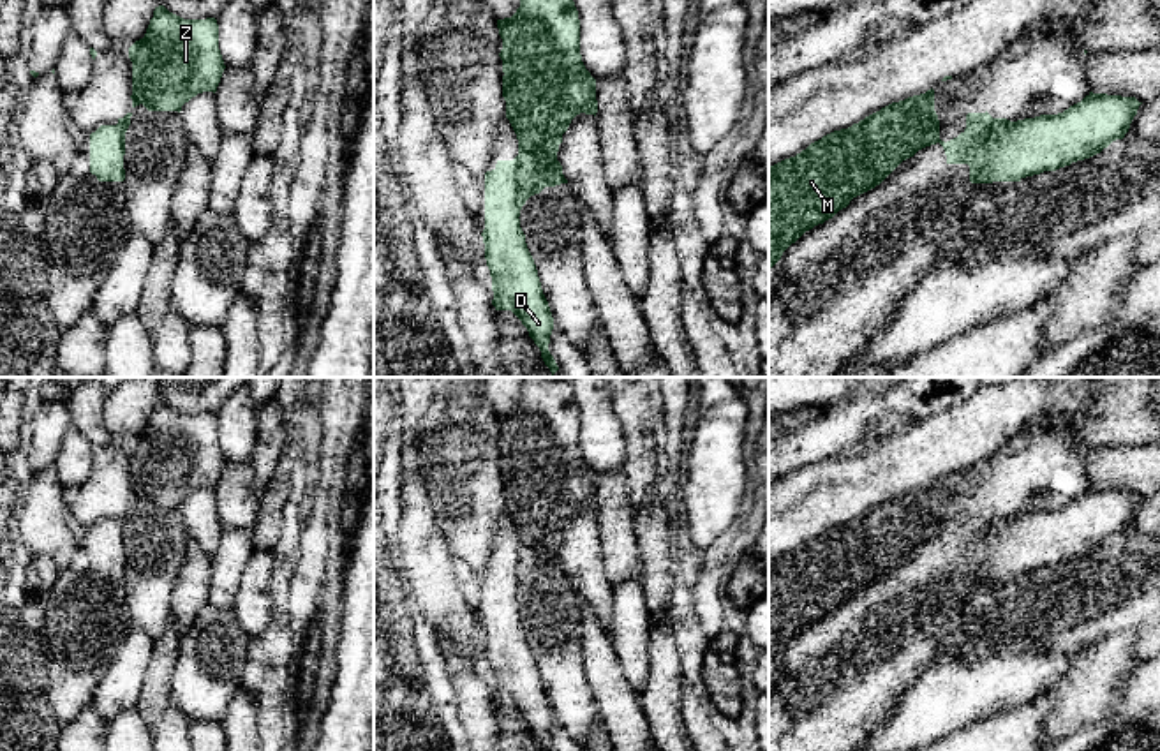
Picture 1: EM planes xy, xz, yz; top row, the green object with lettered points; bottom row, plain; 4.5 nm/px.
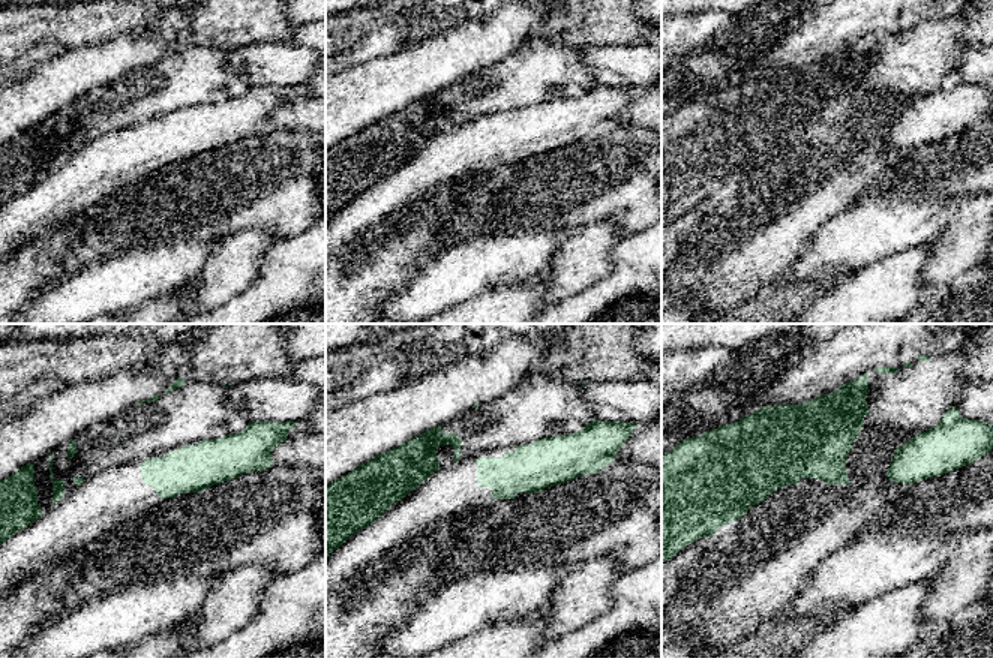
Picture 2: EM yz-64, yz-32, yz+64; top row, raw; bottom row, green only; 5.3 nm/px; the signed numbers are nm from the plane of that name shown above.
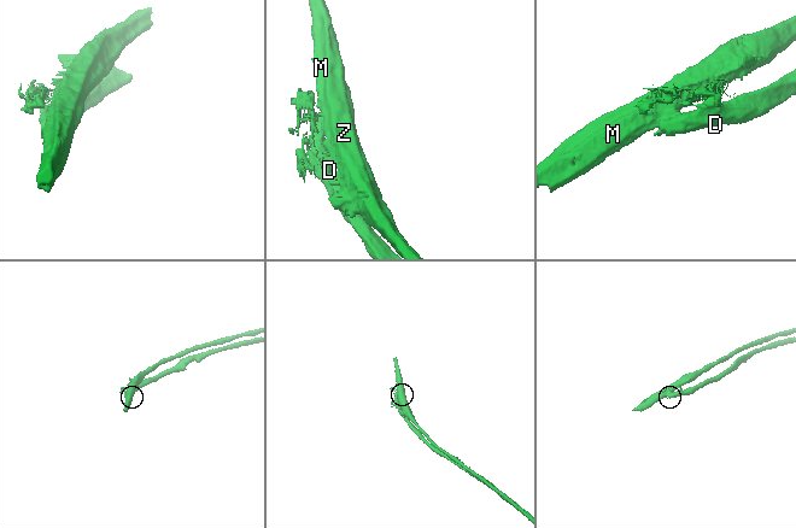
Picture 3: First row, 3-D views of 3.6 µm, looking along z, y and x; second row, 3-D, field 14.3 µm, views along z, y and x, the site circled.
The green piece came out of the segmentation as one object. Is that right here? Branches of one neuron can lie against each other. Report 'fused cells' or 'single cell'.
fused cells

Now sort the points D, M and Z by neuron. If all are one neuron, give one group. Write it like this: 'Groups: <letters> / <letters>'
Groups: D / M Z

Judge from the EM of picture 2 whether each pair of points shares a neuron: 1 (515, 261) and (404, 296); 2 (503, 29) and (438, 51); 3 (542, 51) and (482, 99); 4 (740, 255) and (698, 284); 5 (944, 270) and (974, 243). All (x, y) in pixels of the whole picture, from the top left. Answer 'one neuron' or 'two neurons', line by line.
1: one neuron
2: one neuron
3: one neuron
4: one neuron
5: one neuron

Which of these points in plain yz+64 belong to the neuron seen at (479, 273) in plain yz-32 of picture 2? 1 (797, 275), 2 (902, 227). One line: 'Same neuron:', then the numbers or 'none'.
Same neuron: 1, 2

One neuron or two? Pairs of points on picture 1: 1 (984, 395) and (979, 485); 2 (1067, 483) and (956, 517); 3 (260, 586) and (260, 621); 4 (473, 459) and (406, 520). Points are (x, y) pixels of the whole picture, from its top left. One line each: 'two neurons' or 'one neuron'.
1: two neurons
2: one neuron
3: one neuron
4: two neurons

